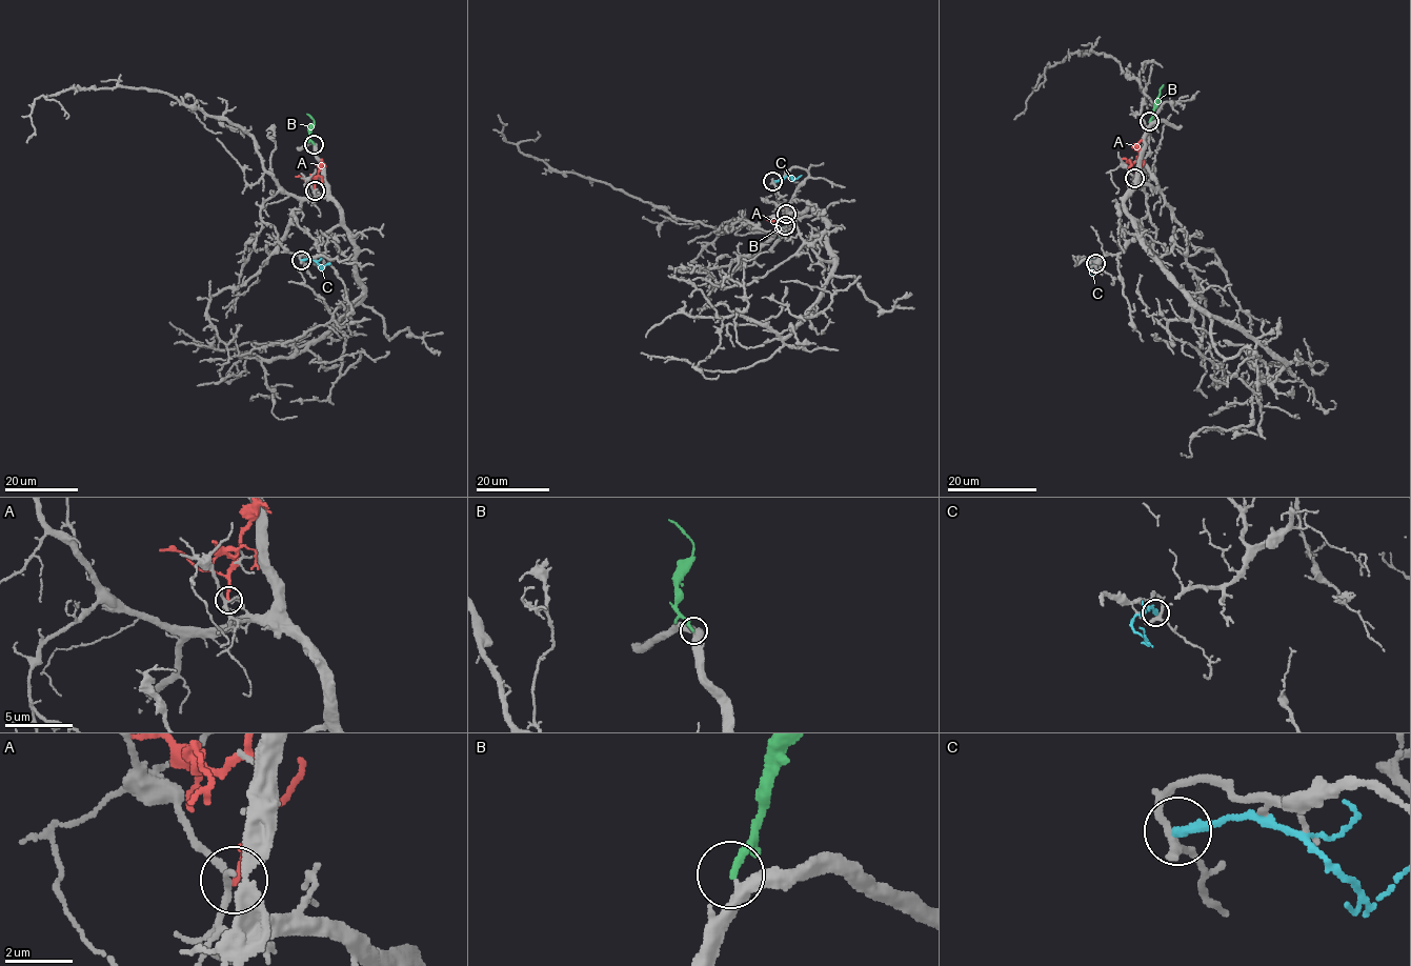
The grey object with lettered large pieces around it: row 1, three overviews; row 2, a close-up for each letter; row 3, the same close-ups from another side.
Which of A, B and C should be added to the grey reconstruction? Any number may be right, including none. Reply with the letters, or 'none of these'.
none of these

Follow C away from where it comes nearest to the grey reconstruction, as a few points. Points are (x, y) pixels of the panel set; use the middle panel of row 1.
C: (772, 182), (788, 176), (793, 179), (801, 176)

